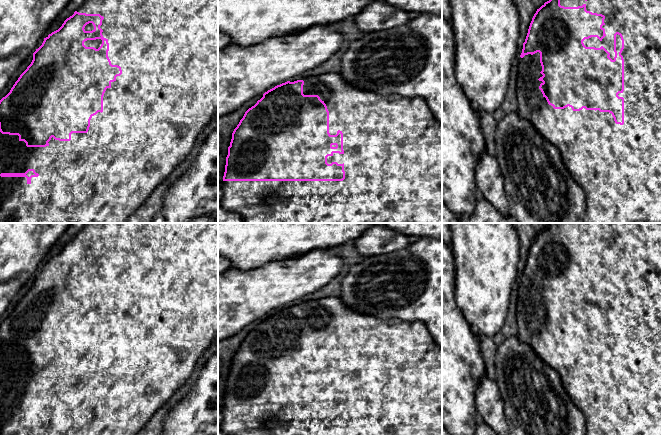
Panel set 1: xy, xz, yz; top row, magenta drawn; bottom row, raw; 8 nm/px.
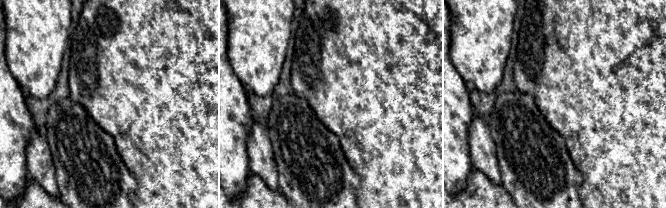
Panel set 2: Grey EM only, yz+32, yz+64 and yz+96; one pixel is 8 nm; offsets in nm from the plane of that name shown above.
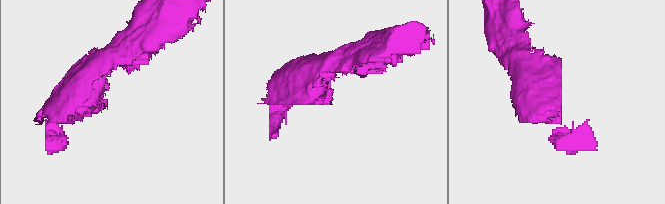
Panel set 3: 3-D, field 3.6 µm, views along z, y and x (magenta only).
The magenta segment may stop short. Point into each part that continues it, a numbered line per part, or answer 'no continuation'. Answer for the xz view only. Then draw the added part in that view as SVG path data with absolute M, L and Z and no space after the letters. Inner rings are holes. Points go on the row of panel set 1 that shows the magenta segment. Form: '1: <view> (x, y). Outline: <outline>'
1: xz (392, 145). Outline: M338 72L325 73L322 75L315 75L305 77L303 94L304 95L318 95L320 99L326 104L329 111L329 133L330 135L336 135L340 130L343 133L343 154L333 153L332 156L327 157L327 163L337 162L344 165L345 179L343 181L223 181L219 186L222 188L222 197L218 200L221 206L229 211L238 213L243 223L442 223L442 124L439 123L427 103L419 98L403 97L398 94L379 95L372 92L367 92L361 89L357 89L349 85Z

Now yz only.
1: yz (618, 167). Outline: M560 0L560 5L564 7L578 7L586 5L586 10L592 13L605 16L604 25L606 36L600 41L597 37L591 37L583 41L586 47L600 48L603 46L609 53L610 58L614 60L614 34L619 32L624 39L624 49L621 53L624 59L624 91L619 93L619 97L624 98L624 124L616 124L614 118L609 112L600 112L599 110L573 111L571 107L564 109L554 109L549 105L543 96L539 86L542 81L538 79L543 75L540 63L540 53L528 54L523 58L519 57L517 79L516 79L516 98L518 101L517 112L531 122L543 138L556 146L561 154L562 160L571 173L573 179L582 188L586 197L586 210L583 214L585 223L661 223L661 0Z

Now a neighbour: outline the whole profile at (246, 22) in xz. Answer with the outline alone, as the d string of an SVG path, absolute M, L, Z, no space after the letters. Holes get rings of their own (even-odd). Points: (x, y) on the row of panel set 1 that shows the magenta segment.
M218 0L218 31L225 33L231 44L251 46L317 25L336 26L373 1L376 0Z

